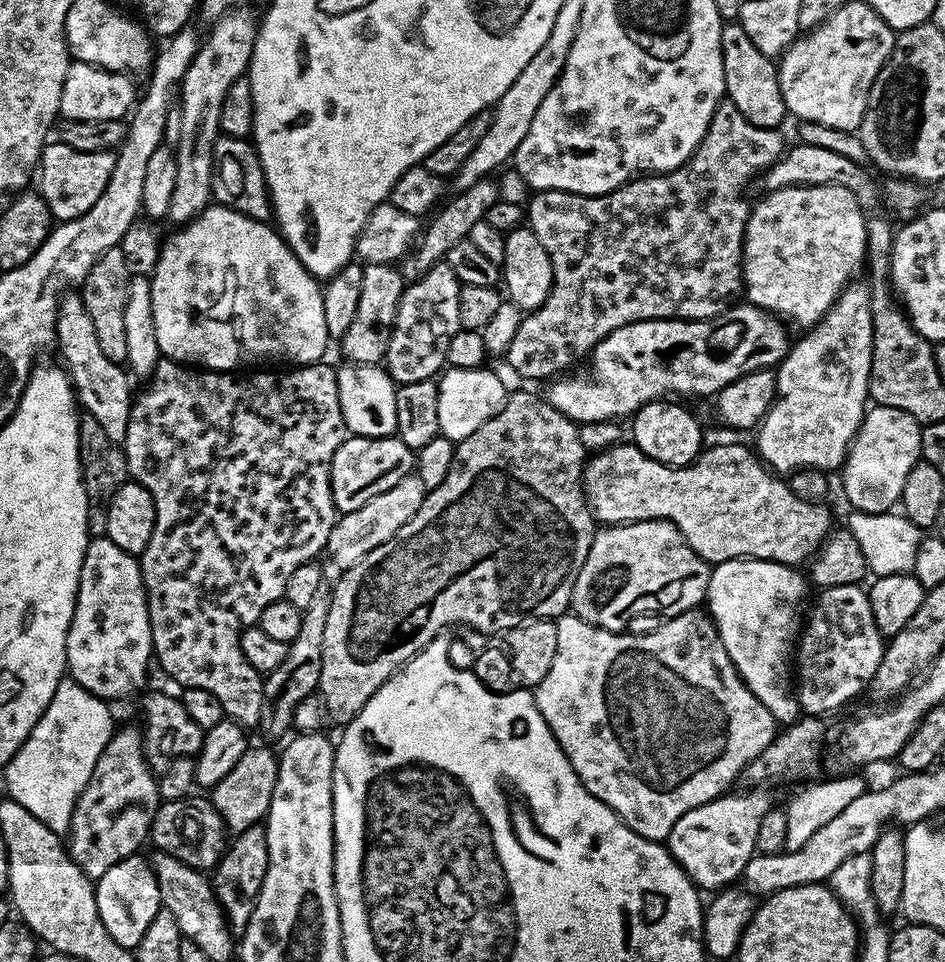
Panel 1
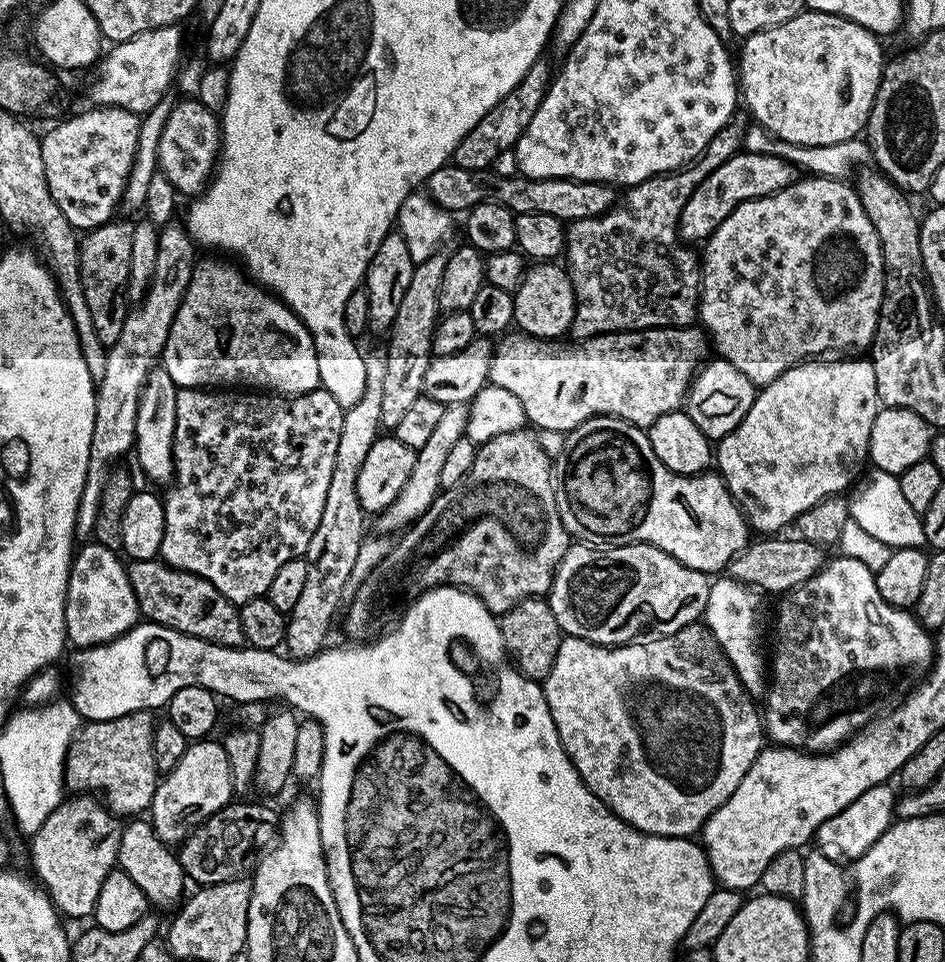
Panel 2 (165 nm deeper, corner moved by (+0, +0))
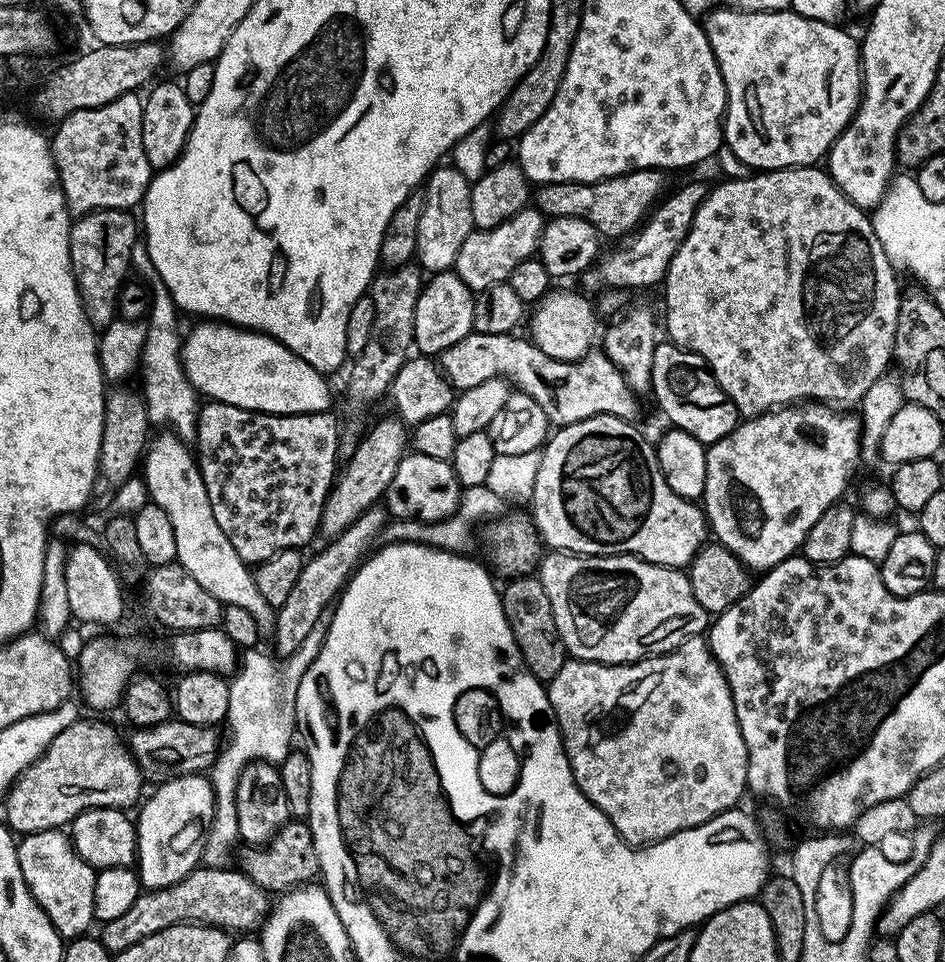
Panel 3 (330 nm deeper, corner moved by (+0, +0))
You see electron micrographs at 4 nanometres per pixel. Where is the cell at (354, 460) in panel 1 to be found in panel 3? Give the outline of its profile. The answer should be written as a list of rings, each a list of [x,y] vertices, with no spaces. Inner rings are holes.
[[[409,451],[402,462],[398,462],[398,470],[394,470],[394,478],[386,493],[386,511],[389,517],[398,520],[417,520],[423,524],[433,524],[454,515],[459,506],[461,491],[449,461]]]

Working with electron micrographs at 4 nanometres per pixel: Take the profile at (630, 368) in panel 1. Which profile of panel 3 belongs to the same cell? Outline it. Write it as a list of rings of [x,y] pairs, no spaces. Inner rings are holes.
[[[473,330],[462,342],[454,342],[454,346],[441,352],[438,365],[456,390],[490,382],[495,376],[511,382],[546,410],[546,418],[552,426],[582,422],[595,416],[617,416],[629,422],[637,419],[637,393],[602,350],[593,350],[581,360],[559,360],[542,354],[537,344],[525,337],[523,340],[520,334],[482,334]]]

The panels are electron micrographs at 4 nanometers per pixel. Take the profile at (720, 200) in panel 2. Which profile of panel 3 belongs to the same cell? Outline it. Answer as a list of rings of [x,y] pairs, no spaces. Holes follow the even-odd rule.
[[[684,184],[677,192],[669,191],[639,225],[635,235],[621,243],[625,243],[621,248],[614,249],[609,256],[601,255],[591,268],[580,273],[579,287],[585,293],[600,294],[605,290],[629,290],[628,288],[648,288],[651,284],[659,285],[668,272],[674,254],[678,254],[678,246],[682,246],[690,230],[698,206],[706,199],[709,191],[709,185],[704,184]]]

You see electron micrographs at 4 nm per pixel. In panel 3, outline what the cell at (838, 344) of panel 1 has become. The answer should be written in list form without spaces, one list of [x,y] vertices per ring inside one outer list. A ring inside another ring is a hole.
[[[802,402],[795,405],[781,406],[770,412],[764,412],[760,416],[749,417],[741,421],[735,431],[723,436],[718,442],[707,447],[706,486],[702,497],[702,507],[708,519],[709,529],[715,541],[726,546],[731,553],[743,562],[749,571],[768,571],[774,565],[778,565],[795,555],[803,547],[805,536],[810,532],[810,527],[818,522],[819,515],[843,497],[841,495],[845,492],[857,466],[860,466],[862,462],[860,458],[860,419],[855,413],[850,413],[837,413],[833,407],[819,402]]]

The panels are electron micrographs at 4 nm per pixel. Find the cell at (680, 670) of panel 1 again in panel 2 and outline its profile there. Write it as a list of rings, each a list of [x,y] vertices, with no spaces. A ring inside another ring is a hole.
[[[707,623],[688,624],[669,636],[661,635],[660,640],[648,640],[645,644],[633,642],[605,646],[592,644],[589,640],[564,636],[558,646],[558,658],[550,670],[550,674],[542,682],[544,697],[550,710],[550,718],[554,718],[554,726],[558,730],[558,738],[570,758],[570,762],[578,770],[582,782],[599,800],[604,803],[618,818],[622,818],[632,828],[645,832],[648,836],[683,836],[692,838],[703,829],[704,824],[738,790],[746,770],[758,758],[760,749],[766,744],[766,725],[758,711],[758,704],[742,686],[734,666],[726,658],[718,638],[708,628]]]

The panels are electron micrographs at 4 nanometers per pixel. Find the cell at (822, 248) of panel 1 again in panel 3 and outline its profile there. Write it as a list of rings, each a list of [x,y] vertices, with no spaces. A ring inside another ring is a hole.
[[[809,166],[807,168],[775,168],[772,172],[761,171],[759,174],[751,174],[744,179],[725,179],[725,184],[720,184],[717,188],[713,187],[709,191],[708,196],[698,206],[698,210],[694,214],[694,220],[690,226],[690,230],[686,234],[686,238],[682,242],[682,246],[678,246],[678,254],[674,254],[674,258],[670,262],[668,272],[664,275],[662,281],[662,289],[664,288],[664,320],[662,316],[662,324],[668,327],[667,339],[678,345],[679,348],[685,348],[687,352],[696,352],[704,359],[708,369],[712,371],[712,377],[722,386],[722,390],[734,402],[737,413],[741,417],[749,418],[760,416],[764,412],[770,412],[781,406],[795,405],[797,402],[819,402],[824,405],[835,406],[837,409],[844,410],[852,404],[859,405],[866,394],[866,390],[879,380],[880,376],[885,375],[889,371],[890,365],[894,360],[896,351],[896,323],[898,322],[898,314],[900,313],[900,301],[902,299],[902,291],[900,292],[900,284],[896,281],[898,272],[892,266],[892,262],[887,260],[886,251],[882,248],[882,243],[878,240],[874,226],[872,225],[872,217],[865,209],[860,208],[850,198],[846,198],[846,194],[842,194],[840,187],[832,181],[827,171],[820,166]]]

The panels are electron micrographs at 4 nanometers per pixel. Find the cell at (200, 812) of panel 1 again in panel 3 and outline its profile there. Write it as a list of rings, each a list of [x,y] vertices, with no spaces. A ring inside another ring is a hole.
[[[300,818],[289,819],[270,843],[263,846],[244,846],[239,852],[239,871],[246,873],[256,885],[269,894],[291,892],[294,888],[313,883],[320,876],[320,863],[318,854],[314,850],[312,831]]]

